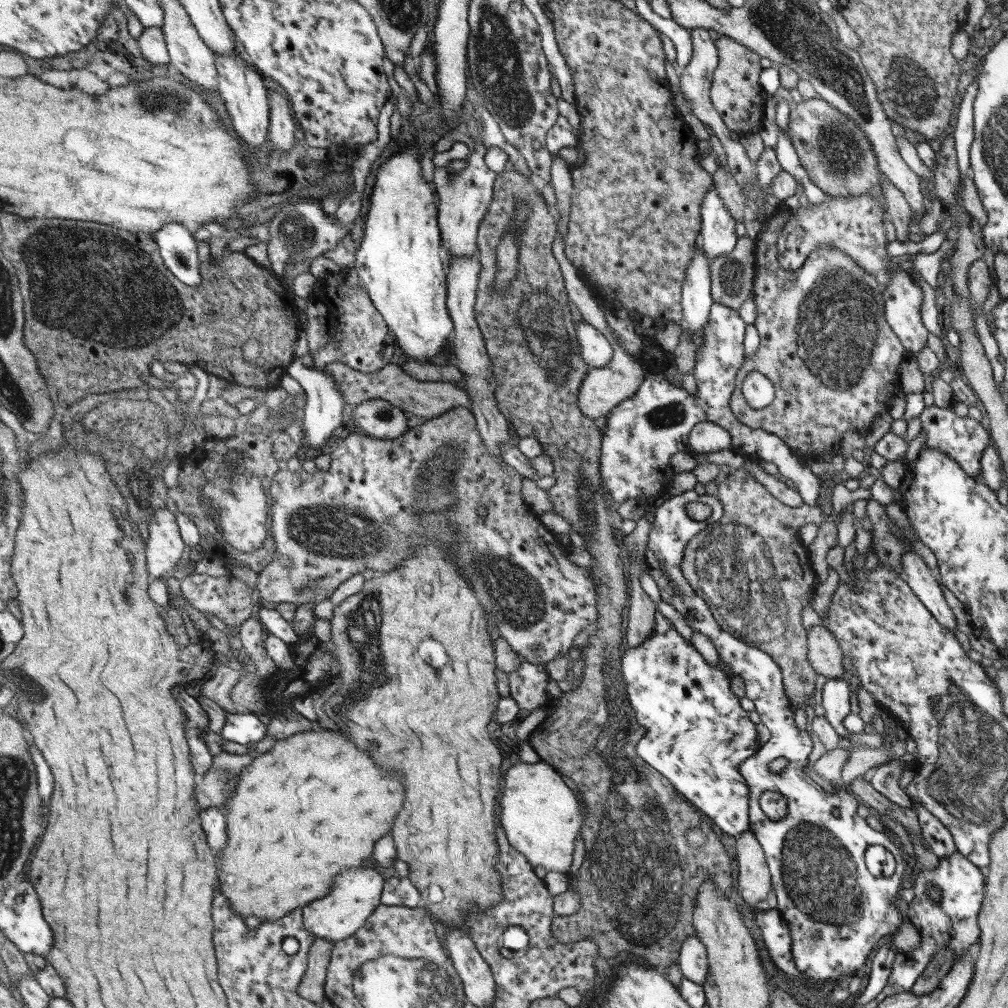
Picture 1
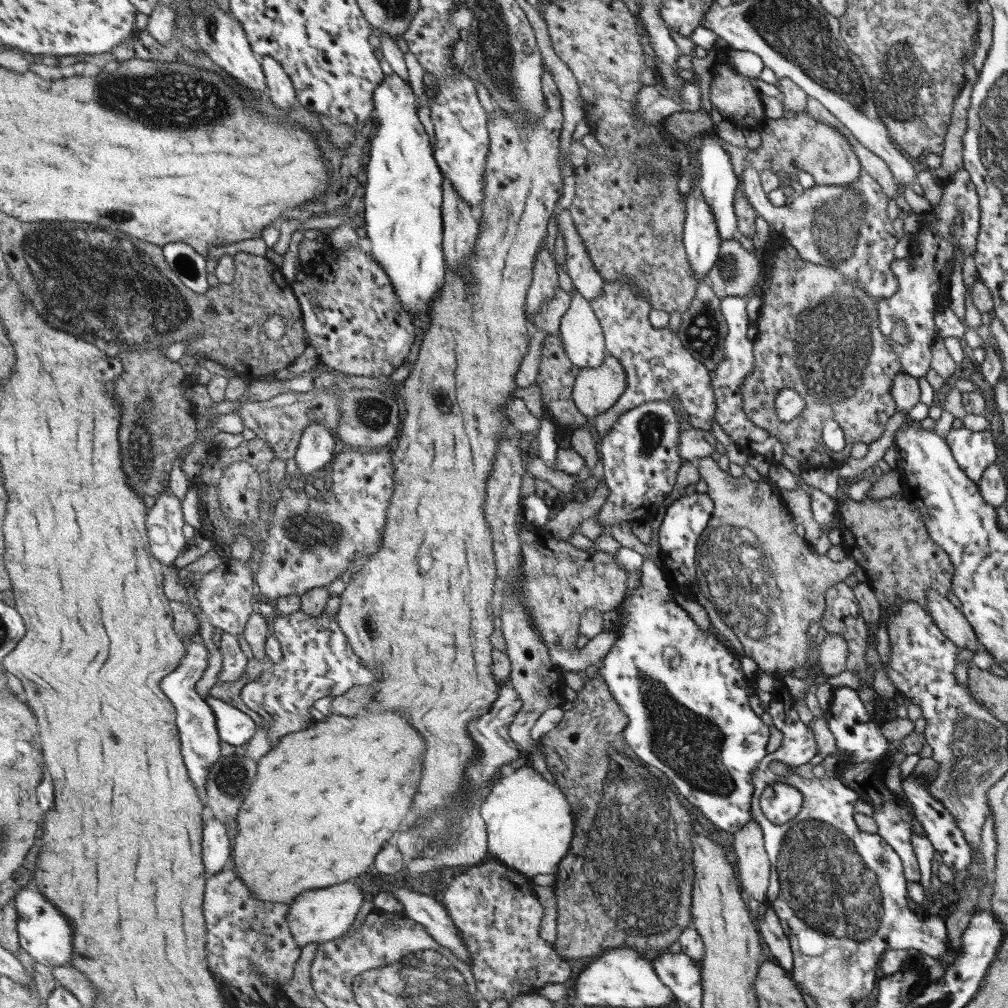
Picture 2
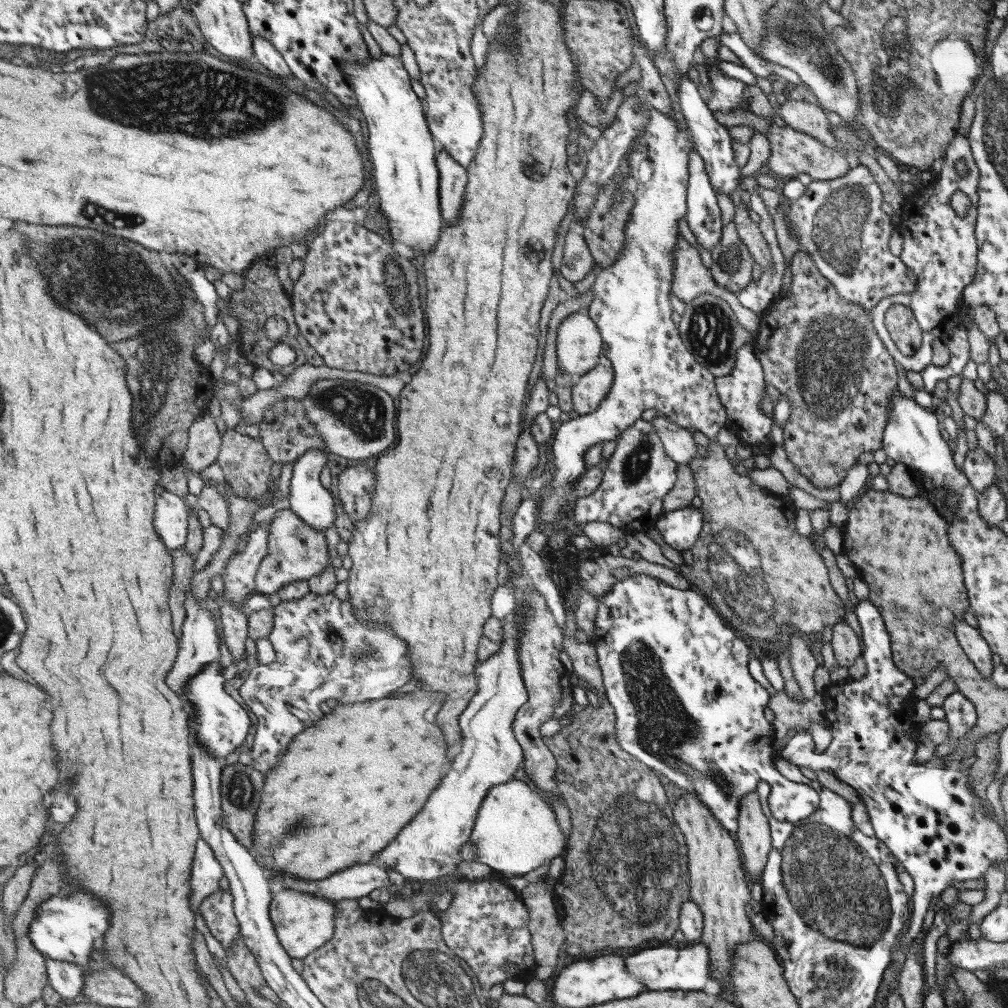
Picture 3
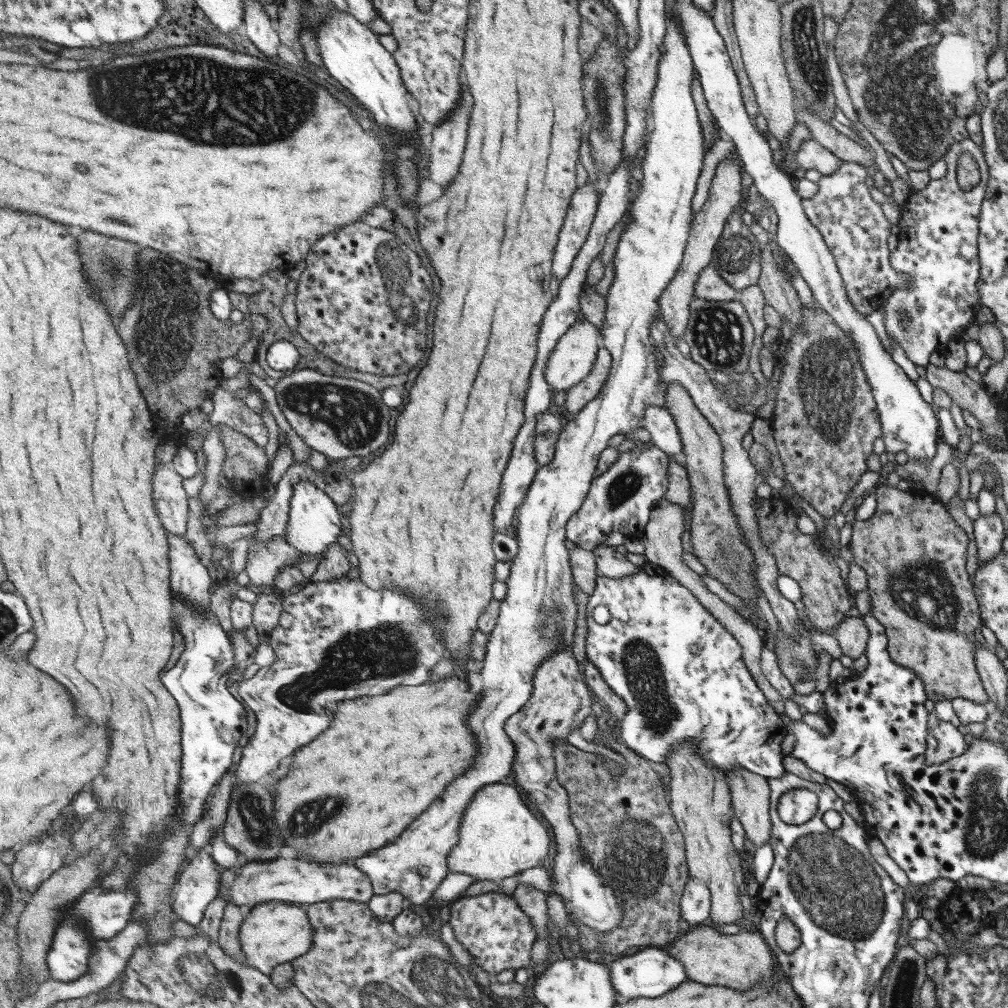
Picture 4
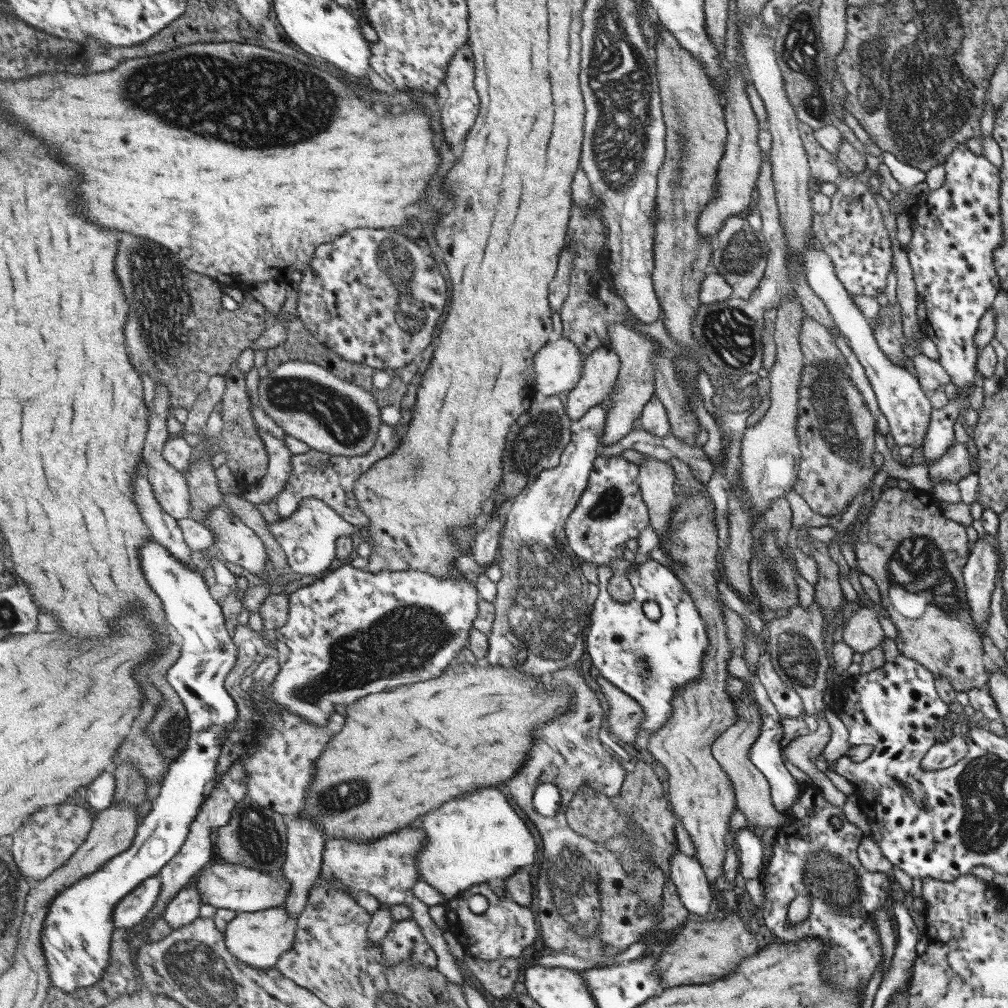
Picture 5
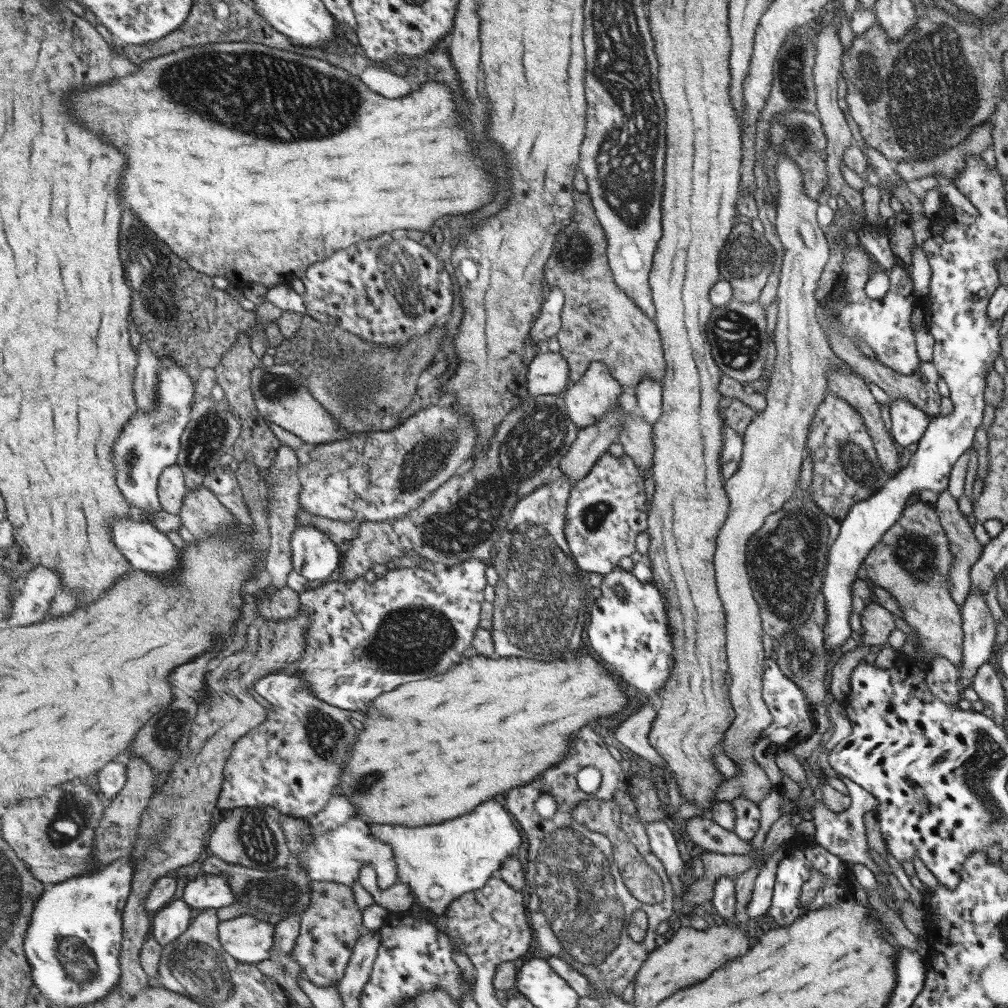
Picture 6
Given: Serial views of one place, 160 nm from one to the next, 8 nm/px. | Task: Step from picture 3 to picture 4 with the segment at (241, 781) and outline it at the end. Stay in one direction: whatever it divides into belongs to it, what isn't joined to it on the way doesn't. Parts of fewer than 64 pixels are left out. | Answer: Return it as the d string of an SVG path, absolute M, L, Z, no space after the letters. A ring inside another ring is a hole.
M257 783L237 785L234 789L223 828L224 839L248 861L271 861L281 856L284 838L275 816L274 799L267 787Z

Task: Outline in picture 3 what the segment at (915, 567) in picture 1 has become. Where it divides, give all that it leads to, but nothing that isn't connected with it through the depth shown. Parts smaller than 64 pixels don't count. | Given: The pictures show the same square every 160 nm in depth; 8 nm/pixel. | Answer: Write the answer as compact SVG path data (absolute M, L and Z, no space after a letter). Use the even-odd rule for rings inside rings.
M957 619L954 623L955 640L959 644L966 658L974 664L978 673L985 679L990 680L993 663L991 662L991 650L981 638L977 629L968 626L962 619Z

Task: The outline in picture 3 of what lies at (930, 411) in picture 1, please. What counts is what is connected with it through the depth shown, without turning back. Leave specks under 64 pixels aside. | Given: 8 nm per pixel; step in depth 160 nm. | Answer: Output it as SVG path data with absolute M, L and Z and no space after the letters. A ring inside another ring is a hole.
M979 447L975 451L967 451L963 464L961 464L961 472L978 494L995 482L993 466L994 461Z

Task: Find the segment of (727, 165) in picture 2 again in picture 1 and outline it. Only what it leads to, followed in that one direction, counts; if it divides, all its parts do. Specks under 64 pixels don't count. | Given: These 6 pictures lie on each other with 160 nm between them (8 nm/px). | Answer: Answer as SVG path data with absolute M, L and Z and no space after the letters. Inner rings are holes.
M713 184L703 195L700 206L699 248L711 260L727 254L735 247L735 219L724 207Z

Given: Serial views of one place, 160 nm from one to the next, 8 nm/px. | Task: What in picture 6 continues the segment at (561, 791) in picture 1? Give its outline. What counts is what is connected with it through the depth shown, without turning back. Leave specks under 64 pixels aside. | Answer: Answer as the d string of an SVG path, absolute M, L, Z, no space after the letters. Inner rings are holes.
M495 800L439 824L385 826L371 823L370 832L377 840L391 845L399 864L398 882L410 886L416 904L437 915L445 914L454 900L485 887L491 877L498 875L506 860L517 856L521 846L521 834L513 822L513 815Z

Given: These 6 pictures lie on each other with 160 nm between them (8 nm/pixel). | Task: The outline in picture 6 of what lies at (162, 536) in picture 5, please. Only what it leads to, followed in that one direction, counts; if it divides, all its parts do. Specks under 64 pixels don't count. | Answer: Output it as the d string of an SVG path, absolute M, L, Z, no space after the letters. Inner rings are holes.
M161 357L158 397L156 411L148 413L143 409L126 424L118 443L114 444L114 463L118 471L118 486L131 506L144 510L144 515L151 523L154 514L163 511L158 493L158 483L167 467L178 464L181 437L192 415L196 382L187 372L186 366L179 364L173 357Z

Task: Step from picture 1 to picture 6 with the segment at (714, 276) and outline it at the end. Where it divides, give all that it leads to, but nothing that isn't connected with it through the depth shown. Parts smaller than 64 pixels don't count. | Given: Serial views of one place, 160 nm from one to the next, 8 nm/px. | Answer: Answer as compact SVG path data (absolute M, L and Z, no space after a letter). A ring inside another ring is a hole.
M739 222L731 227L731 233L718 256L719 278L726 280L732 290L732 298L739 302L753 302L760 295L767 277L772 271L774 249L763 235L751 229L747 223Z

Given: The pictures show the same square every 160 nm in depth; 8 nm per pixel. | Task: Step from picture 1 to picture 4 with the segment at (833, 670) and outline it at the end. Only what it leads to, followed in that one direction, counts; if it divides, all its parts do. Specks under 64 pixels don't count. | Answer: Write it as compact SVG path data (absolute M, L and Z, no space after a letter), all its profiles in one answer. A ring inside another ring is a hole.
M847 617L835 627L834 638L841 650L842 659L848 662L863 655L869 635L863 620Z

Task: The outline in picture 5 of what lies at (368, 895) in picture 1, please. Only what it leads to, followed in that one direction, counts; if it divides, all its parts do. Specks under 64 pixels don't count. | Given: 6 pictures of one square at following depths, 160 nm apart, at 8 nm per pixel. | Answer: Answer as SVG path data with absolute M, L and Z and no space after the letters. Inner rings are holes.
M286 907L268 908L257 912L244 912L229 922L224 932L231 952L247 964L261 969L277 968L278 960L287 954L297 942L298 919L290 915Z

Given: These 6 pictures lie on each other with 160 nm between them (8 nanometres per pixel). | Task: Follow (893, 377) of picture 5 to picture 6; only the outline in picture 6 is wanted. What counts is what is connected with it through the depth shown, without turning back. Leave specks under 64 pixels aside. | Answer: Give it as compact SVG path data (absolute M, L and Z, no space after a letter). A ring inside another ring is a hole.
M892 400L884 412L890 426L890 435L899 446L917 442L928 425L928 416L909 400Z

